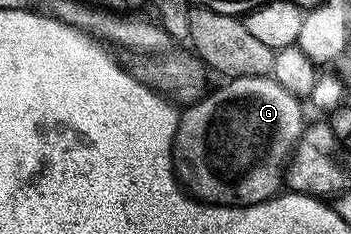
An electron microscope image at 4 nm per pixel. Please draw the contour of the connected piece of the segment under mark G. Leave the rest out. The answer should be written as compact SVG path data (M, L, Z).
M270 75L261 77L237 77L227 79L224 87L219 87L215 92L204 94L203 98L195 100L194 103L184 106L179 116L179 124L175 130L175 143L171 147L171 158L175 165L176 176L185 188L188 196L194 197L205 203L218 203L221 207L248 207L264 203L267 199L274 199L280 194L281 188L285 183L285 166L290 158L292 151L295 150L299 140L305 134L305 118L303 119L304 104L291 93L286 92L281 85Z

